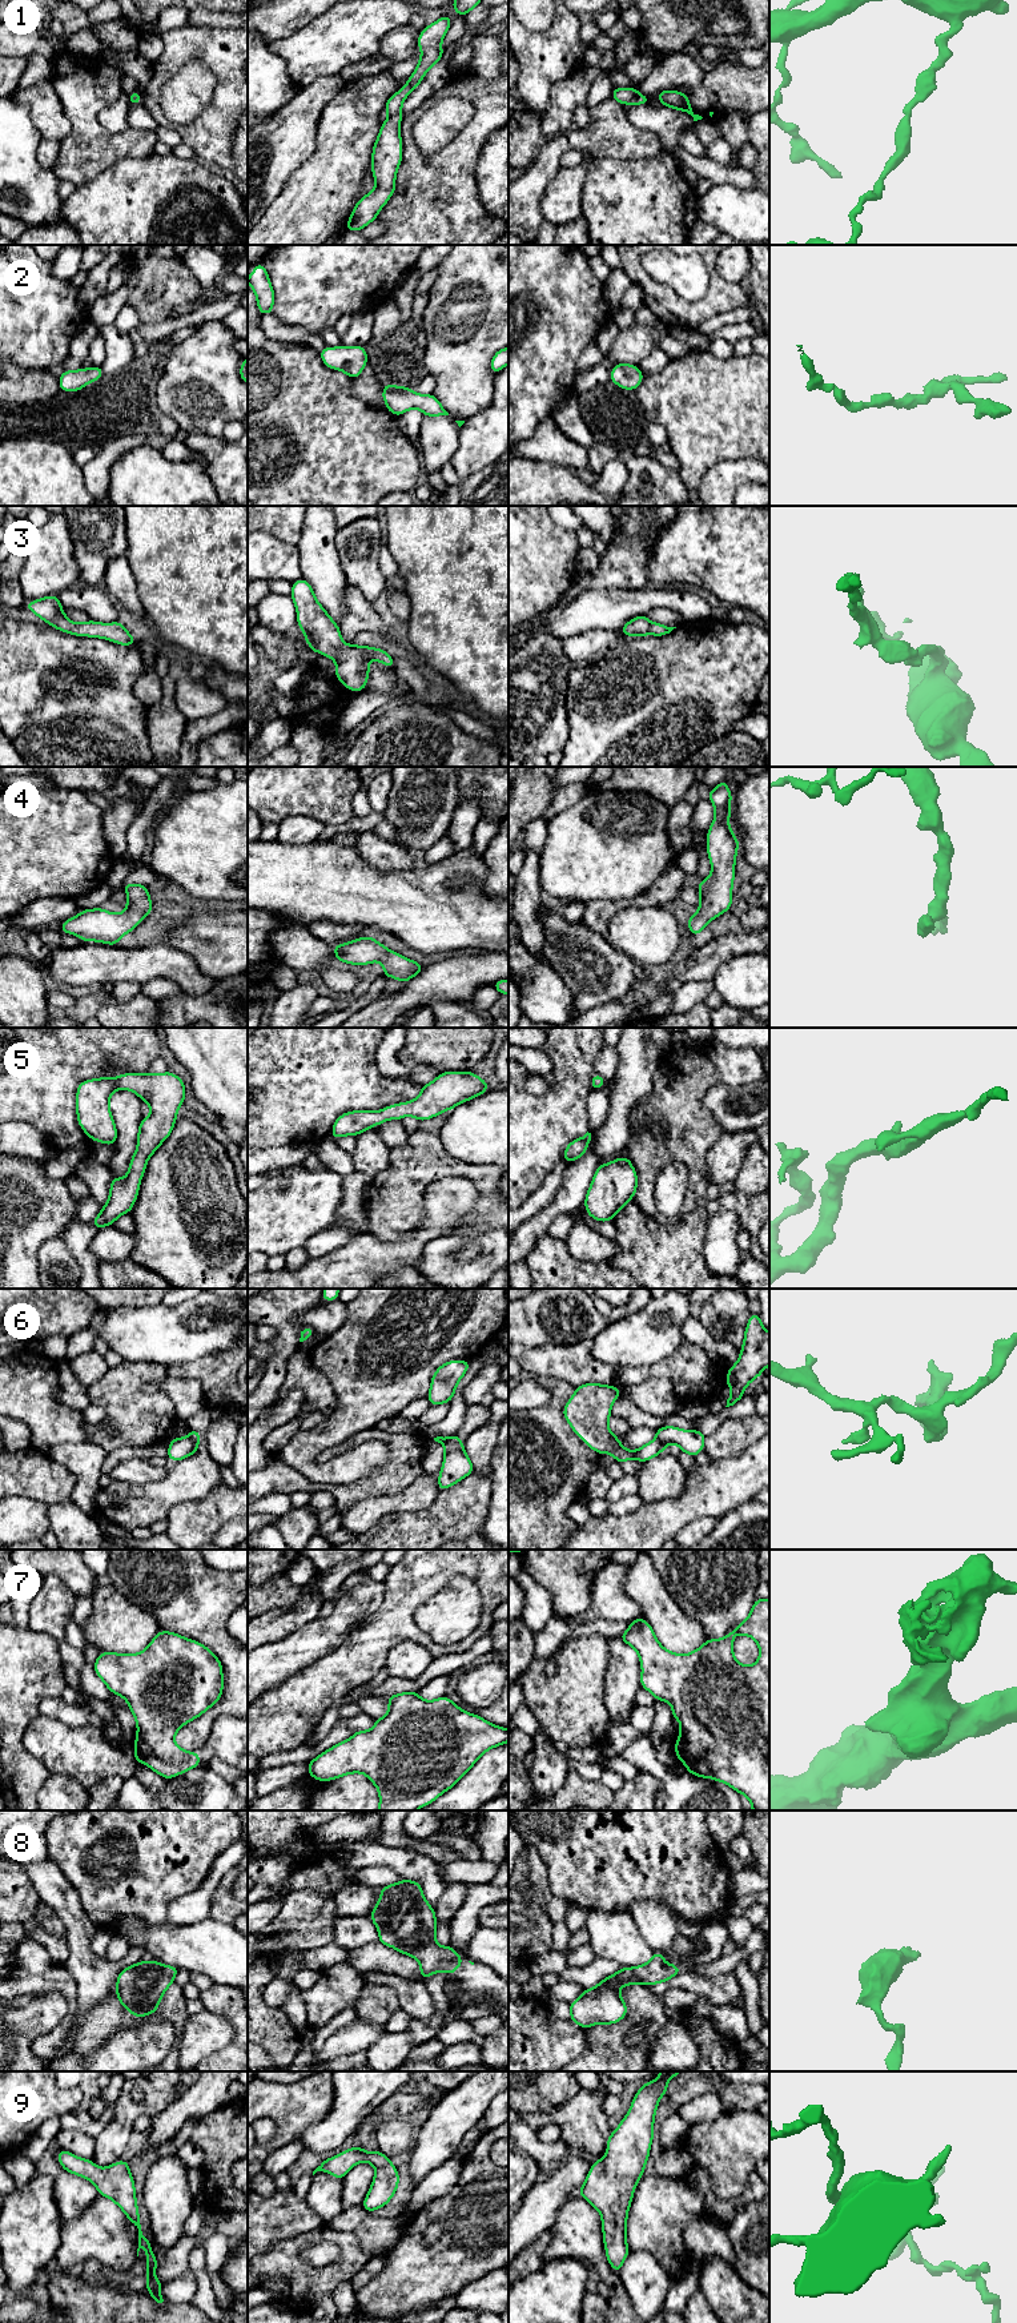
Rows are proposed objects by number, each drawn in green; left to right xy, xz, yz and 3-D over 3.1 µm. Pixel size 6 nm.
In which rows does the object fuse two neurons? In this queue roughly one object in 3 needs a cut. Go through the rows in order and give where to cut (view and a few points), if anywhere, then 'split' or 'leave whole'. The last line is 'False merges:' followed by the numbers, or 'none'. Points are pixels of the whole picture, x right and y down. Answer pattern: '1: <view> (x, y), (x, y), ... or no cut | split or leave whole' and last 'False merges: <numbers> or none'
1: no cut | leave whole
2: no cut | leave whole
3: no cut | leave whole
4: no cut | leave whole
5: no cut | leave whole
6: xy (188, 1437), (196, 1442) | split
7: no cut | leave whole
8: no cut | leave whole
9: no cut | leave whole
False merges: 6

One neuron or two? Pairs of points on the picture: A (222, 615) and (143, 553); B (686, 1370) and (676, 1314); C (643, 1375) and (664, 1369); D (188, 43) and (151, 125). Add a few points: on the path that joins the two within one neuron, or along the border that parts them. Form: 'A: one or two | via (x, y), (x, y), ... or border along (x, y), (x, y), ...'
A: one | via (203, 595), (187, 579), (172, 578), (163, 569)
B: two | border along (684, 1341), (656, 1362)
C: one | via (648, 1371), (659, 1370)
D: two | border along (140, 103), (159, 124)

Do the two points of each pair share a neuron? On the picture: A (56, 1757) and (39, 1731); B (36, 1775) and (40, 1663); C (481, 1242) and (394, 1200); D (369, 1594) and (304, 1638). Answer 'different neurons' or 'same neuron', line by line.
A: same neuron
B: same neuron
C: different neurons
D: same neuron

